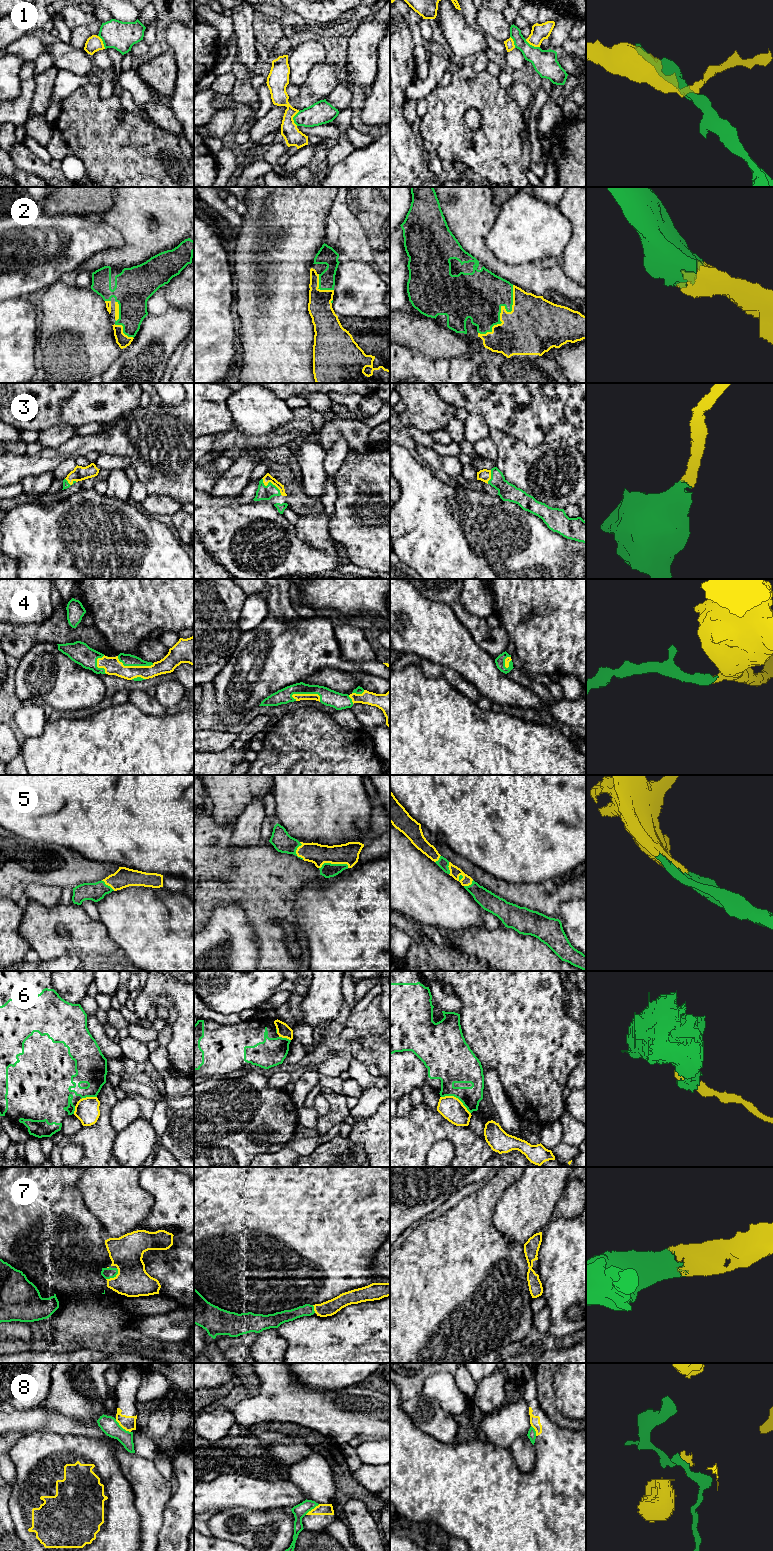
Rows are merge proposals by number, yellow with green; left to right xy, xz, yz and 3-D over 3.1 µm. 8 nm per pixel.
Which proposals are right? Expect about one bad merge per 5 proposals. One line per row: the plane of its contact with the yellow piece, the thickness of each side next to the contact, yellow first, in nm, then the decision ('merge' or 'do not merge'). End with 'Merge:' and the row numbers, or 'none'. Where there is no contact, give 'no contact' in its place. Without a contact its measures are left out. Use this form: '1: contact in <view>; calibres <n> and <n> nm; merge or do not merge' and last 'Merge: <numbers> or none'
1: contact in yz; calibres 140 and 200 nm; do not merge
2: contact in yz; calibres 380 and 380 nm; merge
3: contact in xz; calibres 70 and 120 nm; merge
4: contact in xy; calibres 140 and 100 nm; merge
5: contact in xz; calibres 170 and 120 nm; merge
6: contact in yz; calibres 190 and 260 nm; do not merge
7: contact in xy; calibres 280 and 90 nm; merge
8: contact in xy; calibres 120 and 140 nm; do not merge
Merge: 2, 3, 4, 5, 7

